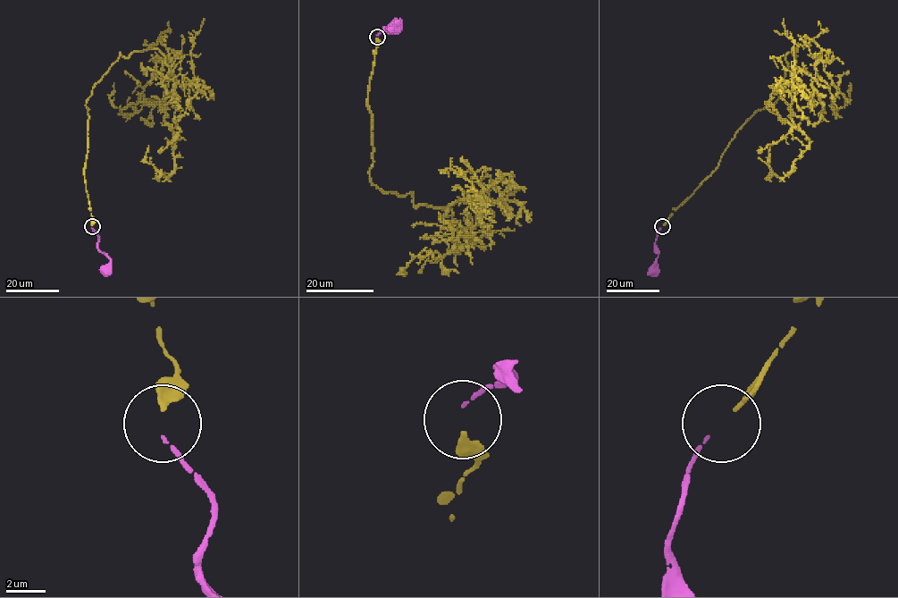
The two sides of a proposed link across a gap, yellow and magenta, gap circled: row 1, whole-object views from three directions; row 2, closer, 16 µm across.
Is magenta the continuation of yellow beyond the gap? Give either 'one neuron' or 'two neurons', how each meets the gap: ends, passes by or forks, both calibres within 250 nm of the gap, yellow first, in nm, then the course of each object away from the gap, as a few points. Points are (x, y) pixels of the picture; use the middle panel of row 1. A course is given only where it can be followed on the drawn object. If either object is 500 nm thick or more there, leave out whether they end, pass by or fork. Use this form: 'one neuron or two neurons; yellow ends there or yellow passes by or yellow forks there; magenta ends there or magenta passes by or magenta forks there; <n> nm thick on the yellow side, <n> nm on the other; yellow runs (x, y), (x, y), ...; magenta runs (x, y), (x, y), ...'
one neuron; yellow ends there; magenta ends there; 280 nm thick on the yellow side, 140 nm on the other; yellow runs (376, 38), (370, 181), (411, 193), (415, 206), (482, 208), (471, 198), (481, 223), (473, 184), (448, 176); magenta runs (377, 35), (386, 29), (383, 28), (387, 31), (400, 29), (394, 24)

